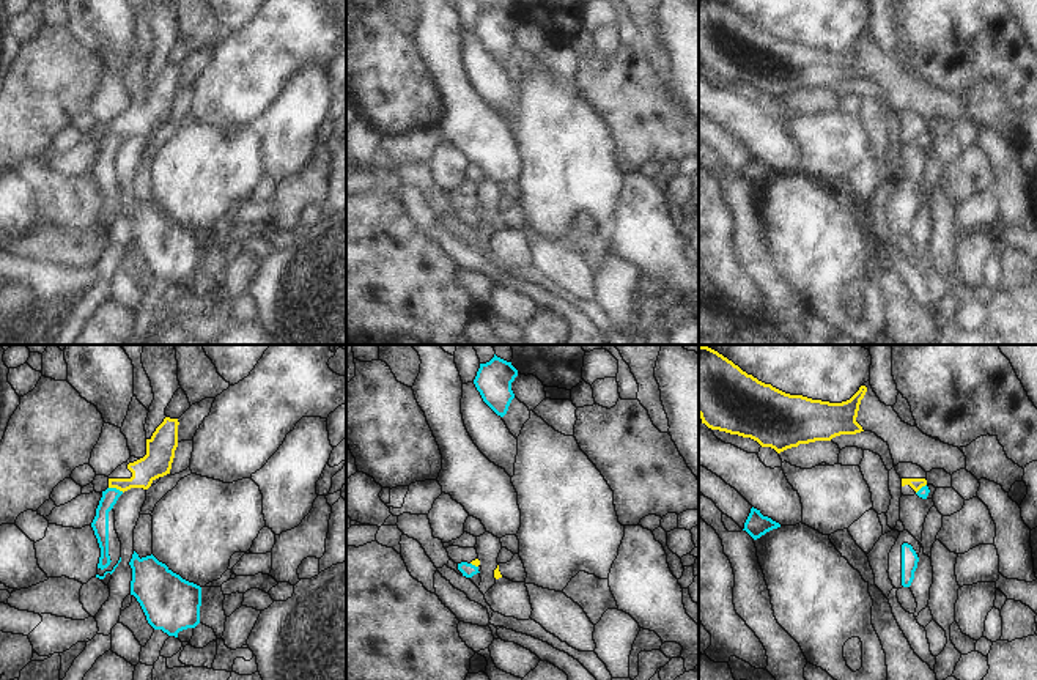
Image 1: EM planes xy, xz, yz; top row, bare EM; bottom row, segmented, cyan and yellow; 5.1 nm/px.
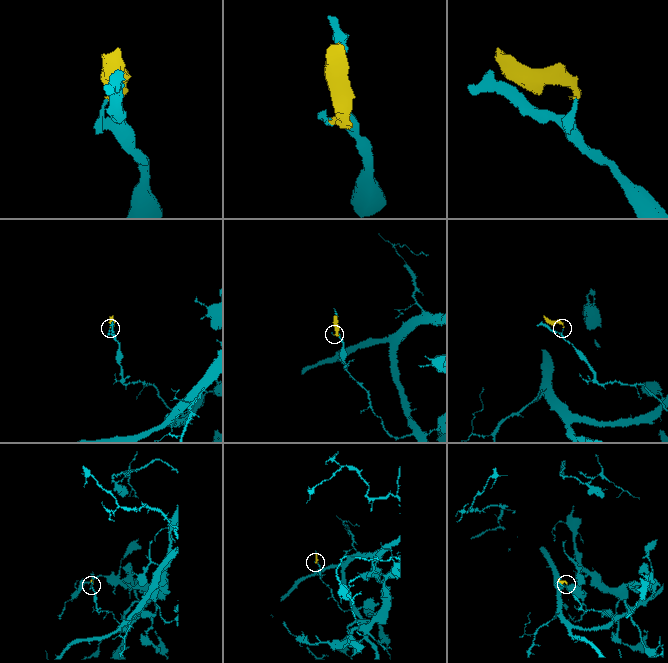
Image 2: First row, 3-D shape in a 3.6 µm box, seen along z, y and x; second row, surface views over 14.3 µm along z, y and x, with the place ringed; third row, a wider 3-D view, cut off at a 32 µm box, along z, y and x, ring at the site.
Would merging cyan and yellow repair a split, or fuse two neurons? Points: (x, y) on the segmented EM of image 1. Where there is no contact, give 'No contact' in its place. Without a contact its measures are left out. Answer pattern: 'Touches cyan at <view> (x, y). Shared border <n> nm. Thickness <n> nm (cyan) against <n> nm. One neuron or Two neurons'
Touches cyan at xy (115, 488). Shared border 80 nm. Thickness 90 nm (cyan) against 150 nm. Two neurons

